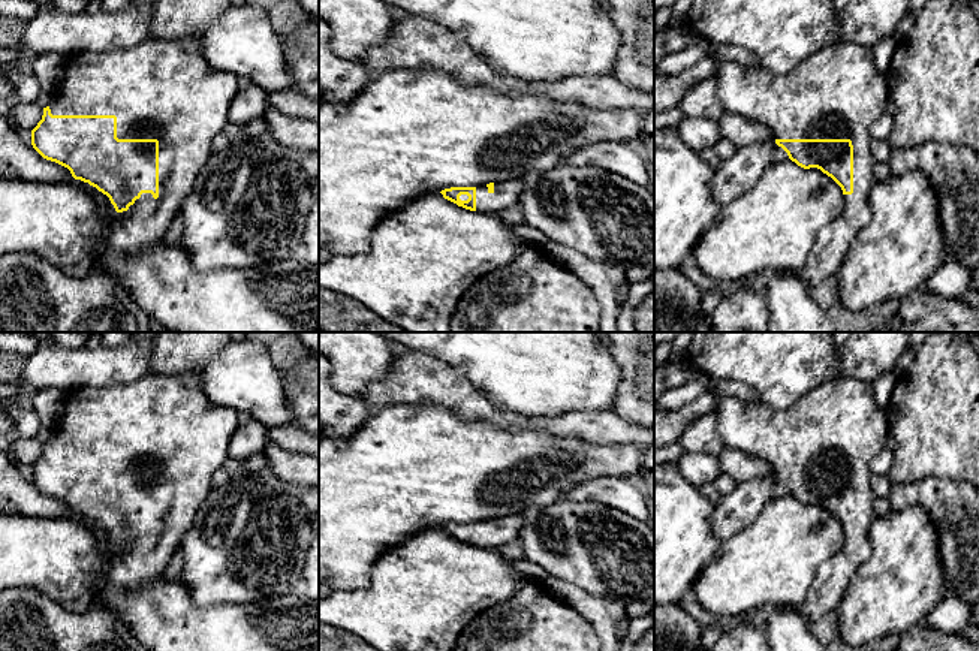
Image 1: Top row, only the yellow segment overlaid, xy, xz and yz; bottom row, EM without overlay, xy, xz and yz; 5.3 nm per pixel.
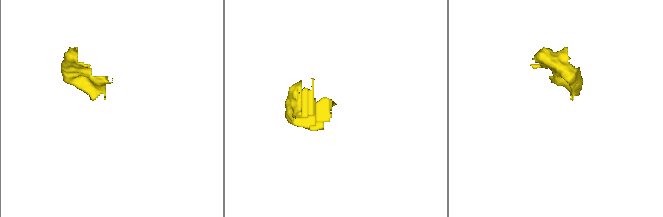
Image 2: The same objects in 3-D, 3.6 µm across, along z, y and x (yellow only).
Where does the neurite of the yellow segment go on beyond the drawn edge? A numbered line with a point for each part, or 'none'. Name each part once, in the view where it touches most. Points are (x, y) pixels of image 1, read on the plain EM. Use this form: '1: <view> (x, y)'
1: xy (166, 425)

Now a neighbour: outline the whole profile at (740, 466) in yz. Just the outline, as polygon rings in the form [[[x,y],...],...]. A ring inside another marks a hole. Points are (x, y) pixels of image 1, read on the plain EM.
[[[723,446],[717,458],[723,473],[736,482],[775,476],[772,464],[728,446]]]

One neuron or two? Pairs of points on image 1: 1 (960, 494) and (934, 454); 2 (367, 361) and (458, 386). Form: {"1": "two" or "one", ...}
{"1": "two", "2": "two"}

